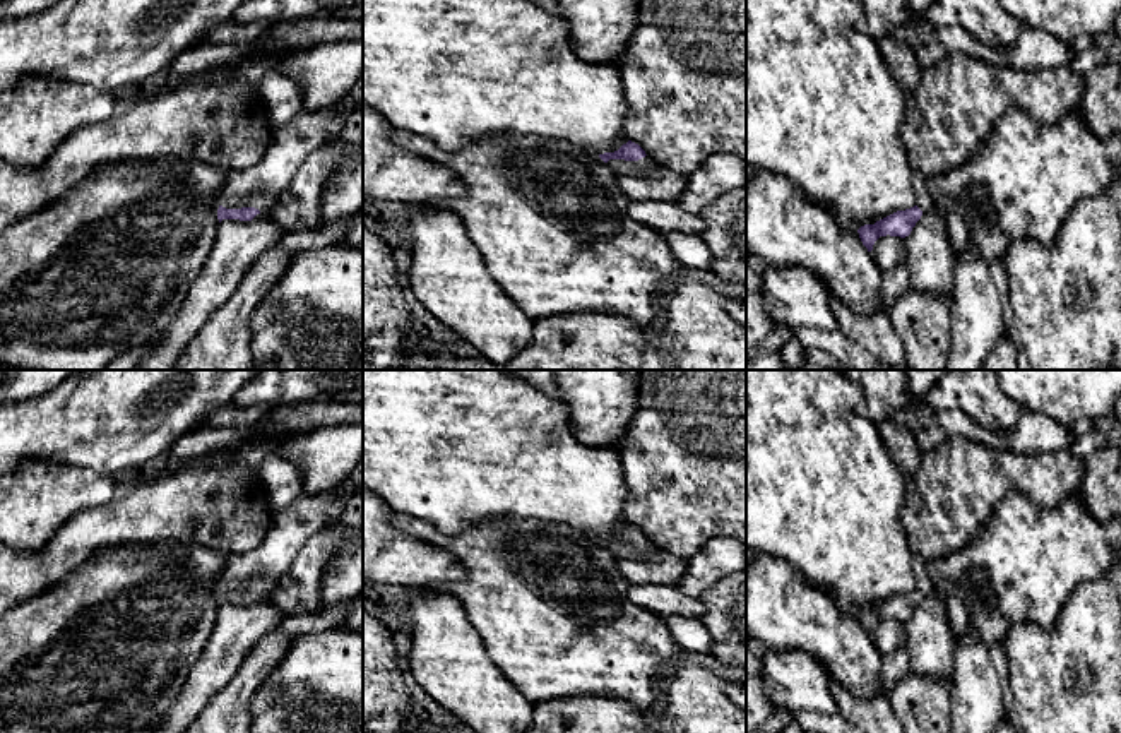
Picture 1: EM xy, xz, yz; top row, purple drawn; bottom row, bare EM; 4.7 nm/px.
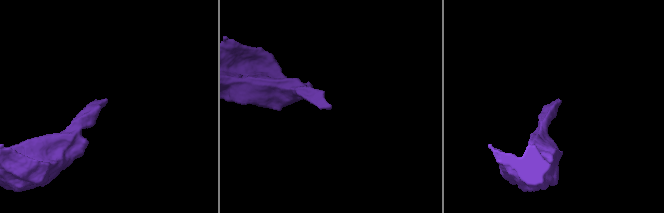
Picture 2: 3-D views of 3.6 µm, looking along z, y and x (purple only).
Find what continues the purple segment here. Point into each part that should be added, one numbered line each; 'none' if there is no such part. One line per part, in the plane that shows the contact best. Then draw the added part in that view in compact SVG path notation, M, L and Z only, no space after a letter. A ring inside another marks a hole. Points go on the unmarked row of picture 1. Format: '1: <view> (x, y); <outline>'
1: xy (260, 569); M337 486L318 495L300 495L274 512L272 524L257 550L228 557L219 589L226 593L255 591L267 596L289 572L305 543L325 524L337 522L359 488Z

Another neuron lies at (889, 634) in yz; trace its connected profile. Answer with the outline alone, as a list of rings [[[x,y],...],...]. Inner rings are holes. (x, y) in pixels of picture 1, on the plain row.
[[[880,620],[871,634],[876,647],[881,654],[899,649],[905,642],[904,622],[900,620]]]

